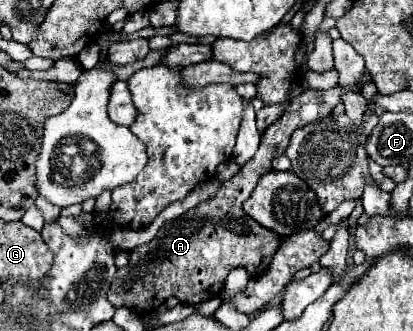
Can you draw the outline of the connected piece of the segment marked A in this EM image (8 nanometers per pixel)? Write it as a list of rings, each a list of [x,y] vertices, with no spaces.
[[[365,72],[355,86],[337,84],[329,90],[305,90],[301,96],[293,98],[287,112],[263,132],[257,154],[241,168],[237,178],[223,182],[213,198],[197,204],[183,216],[165,222],[149,244],[131,250],[131,270],[117,270],[117,276],[109,288],[109,302],[113,302],[115,308],[127,306],[137,312],[153,312],[169,296],[177,296],[183,304],[195,306],[203,300],[209,300],[211,296],[219,296],[221,282],[225,282],[225,276],[233,268],[245,268],[253,278],[261,276],[261,272],[269,268],[275,252],[279,250],[281,238],[275,232],[247,218],[241,208],[243,200],[251,196],[259,178],[273,170],[273,158],[277,154],[285,154],[289,138],[297,128],[303,128],[307,124],[313,124],[315,120],[329,116],[333,108],[341,102],[341,96],[345,92],[353,92],[353,88],[361,90],[369,82],[373,82],[371,74]]]

